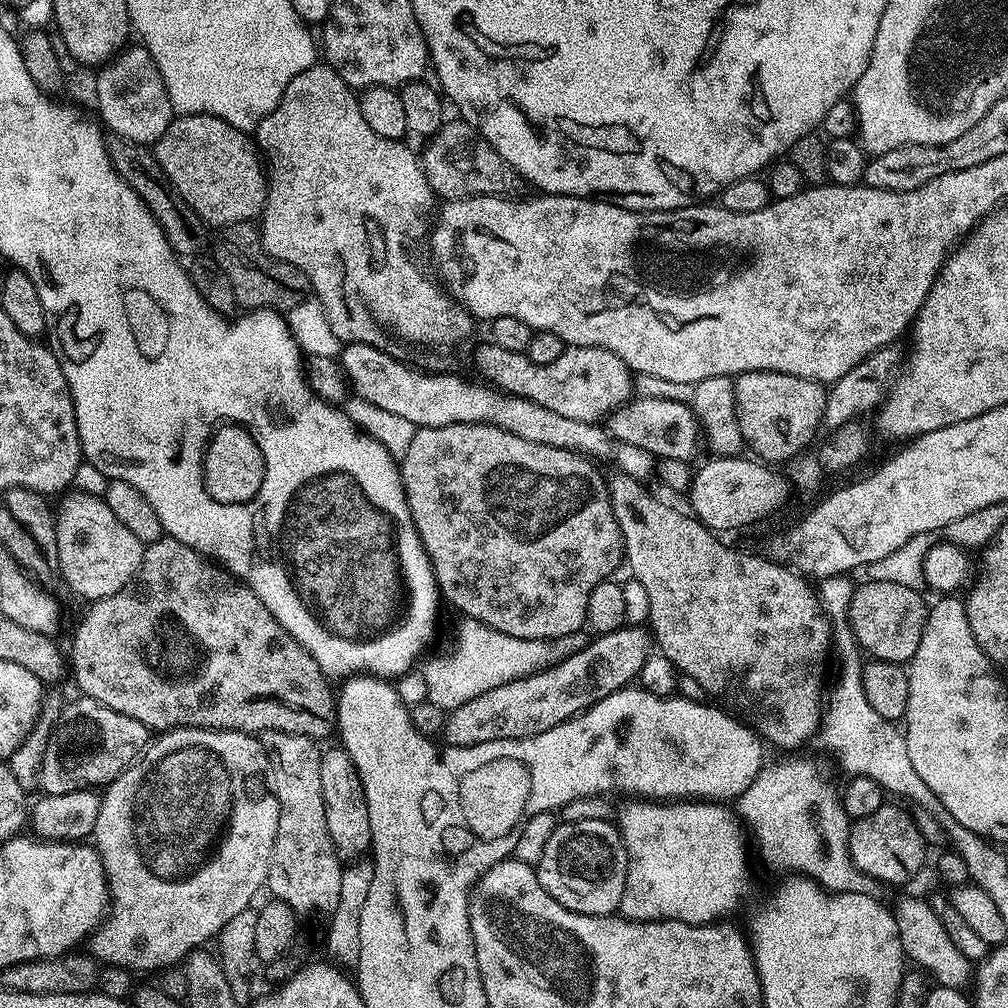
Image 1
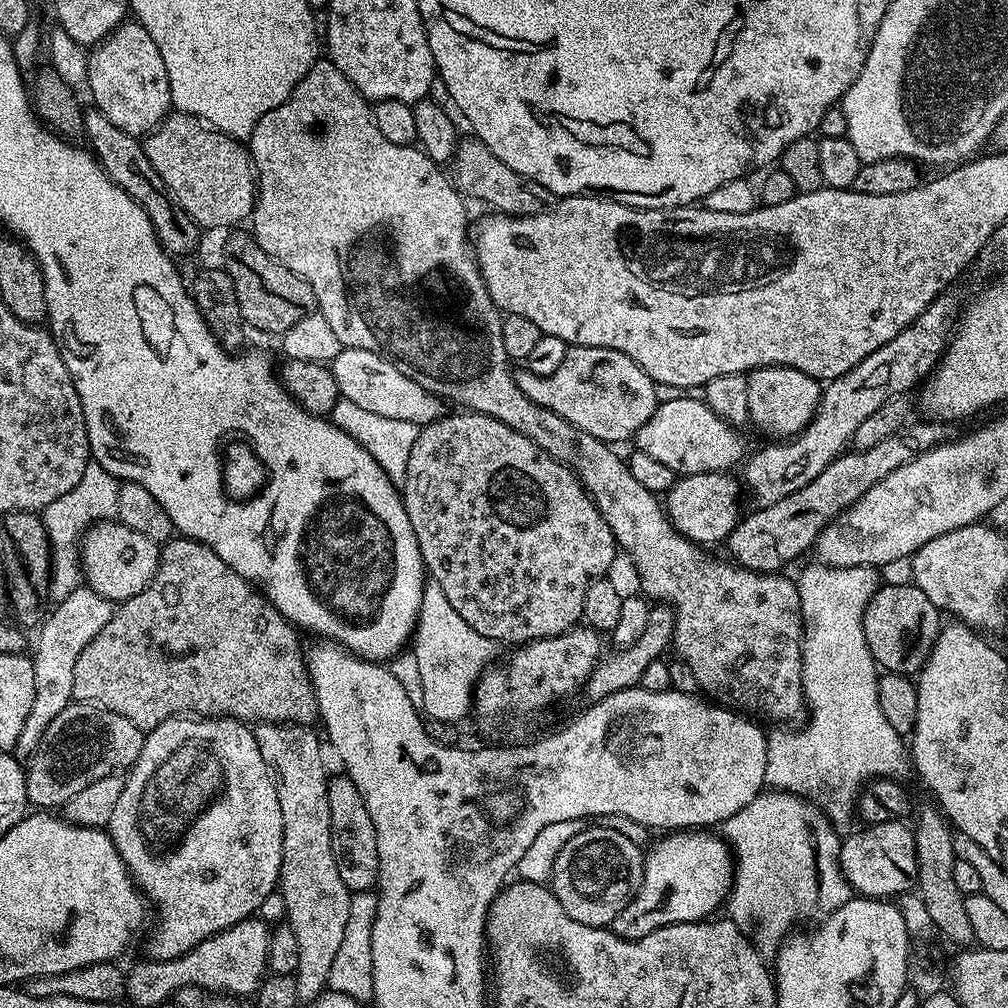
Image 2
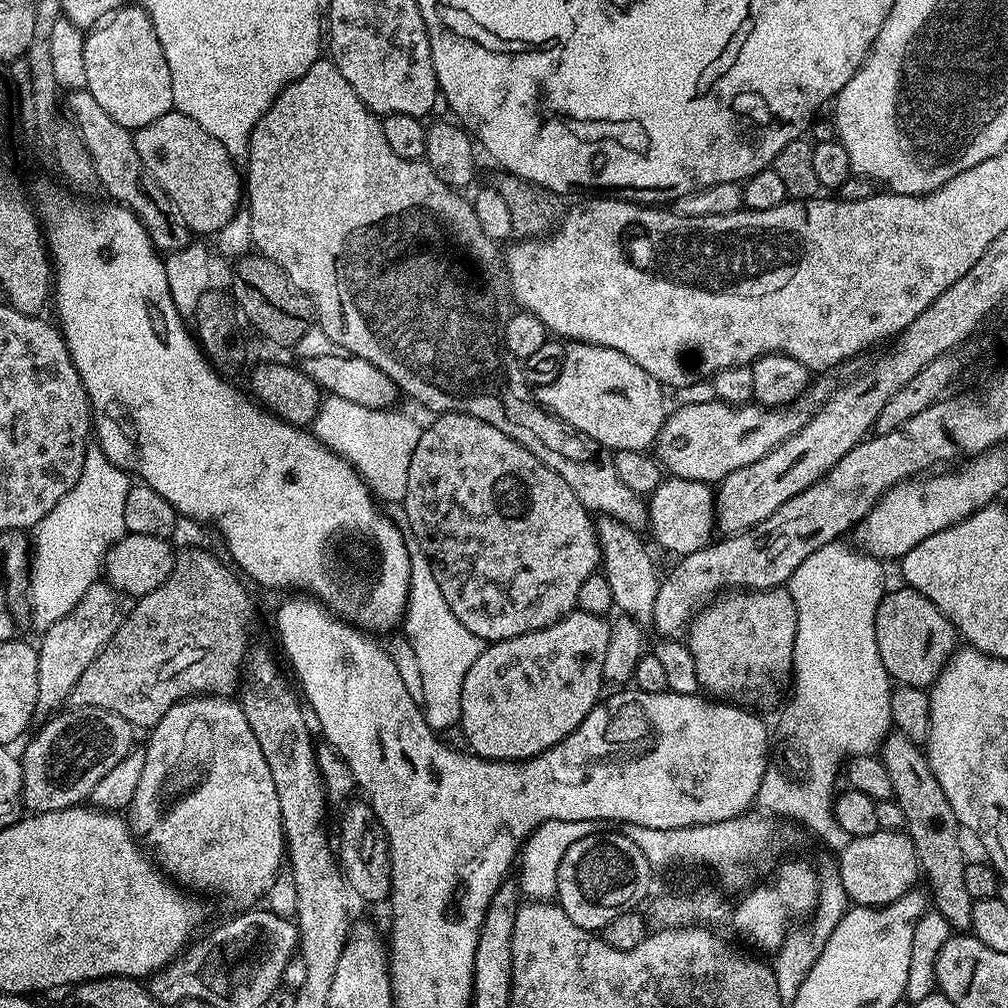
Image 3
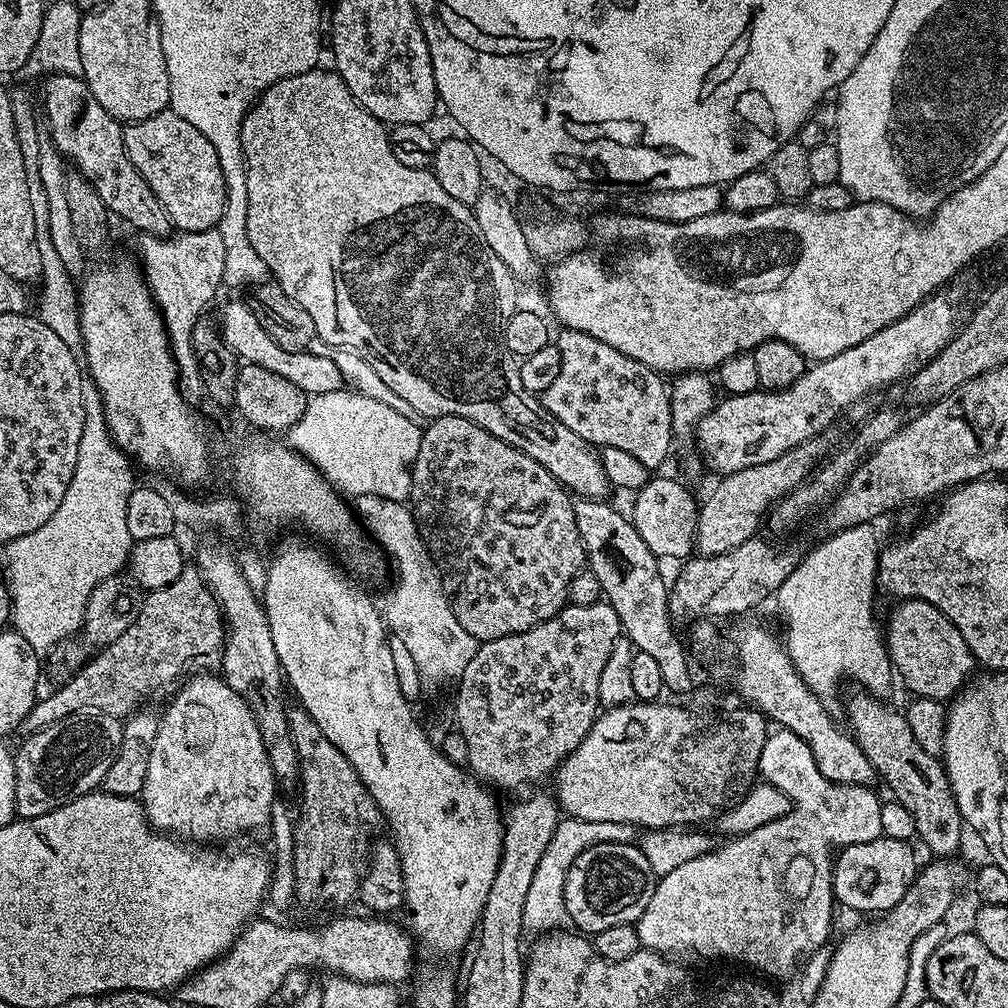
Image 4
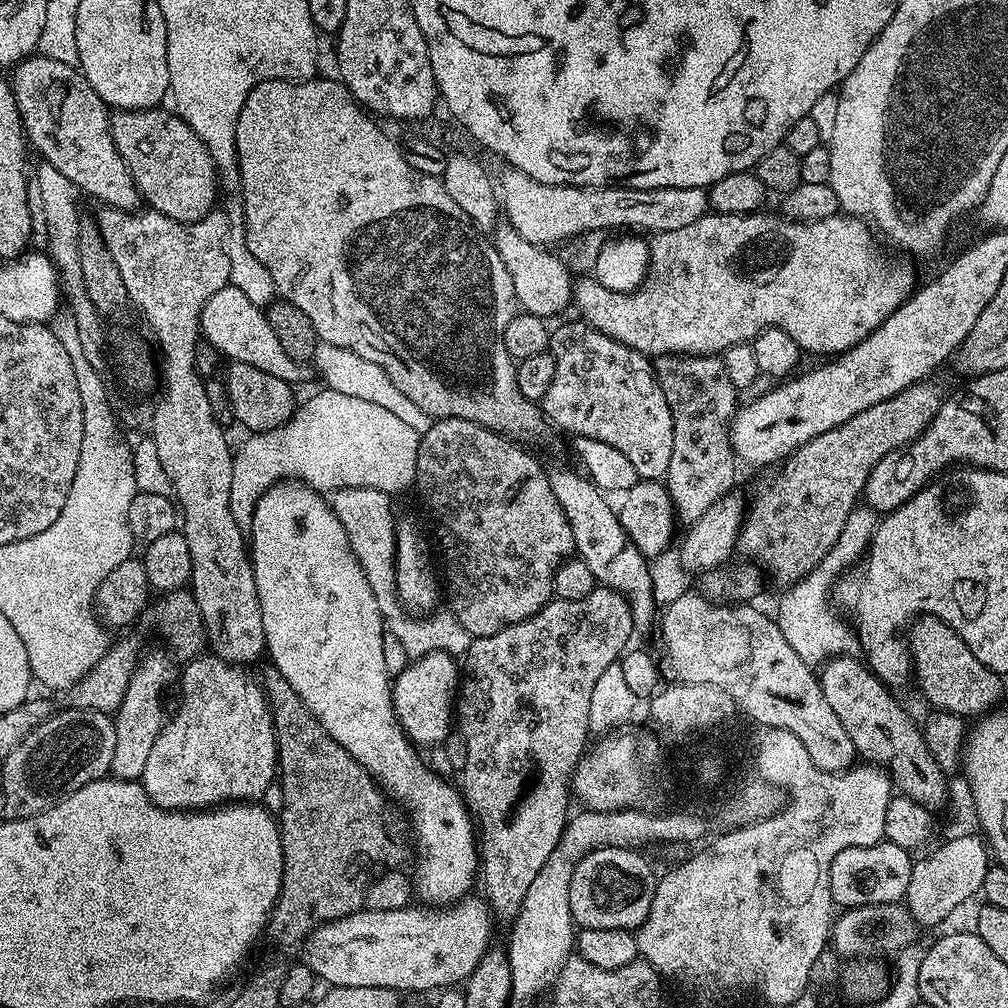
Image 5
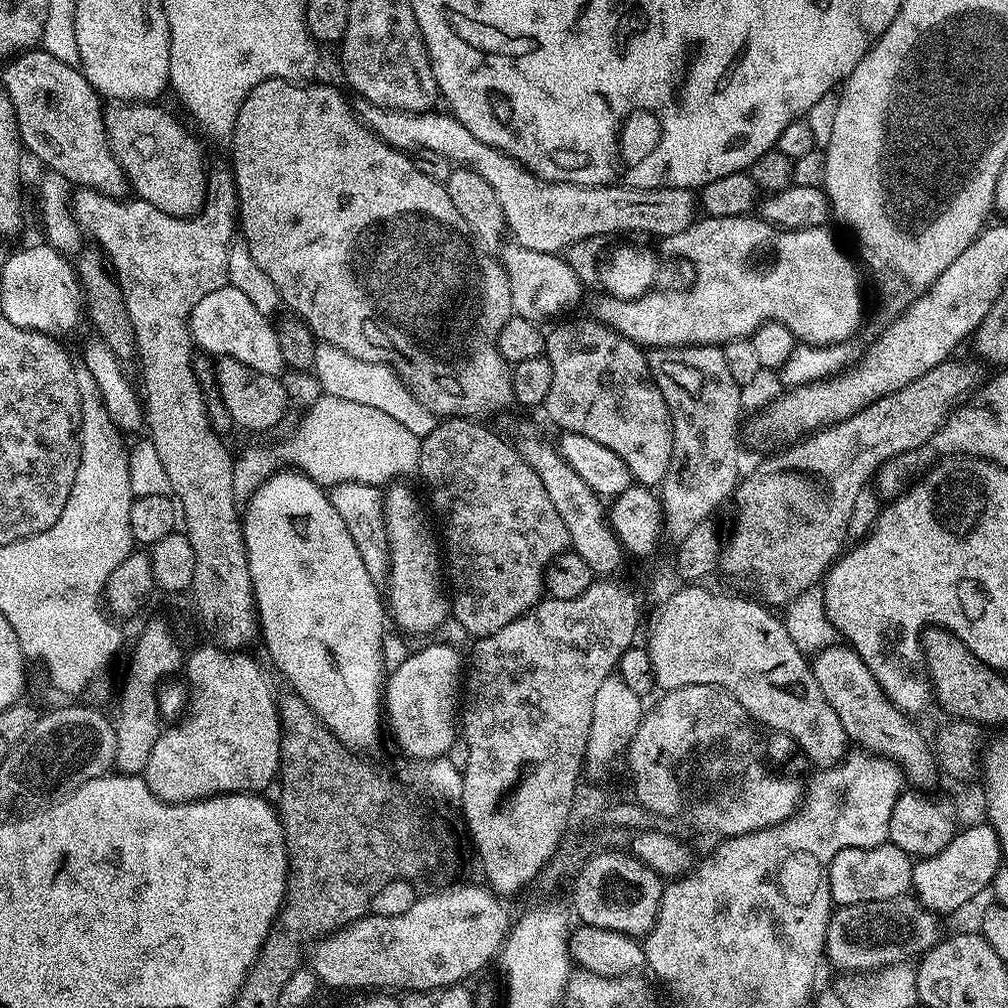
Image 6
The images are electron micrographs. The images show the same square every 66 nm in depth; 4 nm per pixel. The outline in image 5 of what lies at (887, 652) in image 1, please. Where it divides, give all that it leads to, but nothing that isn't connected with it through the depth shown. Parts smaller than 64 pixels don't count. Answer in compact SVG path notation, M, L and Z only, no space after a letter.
M929 615L919 617L913 624L916 625L908 636L907 651L911 663L912 660L916 663L916 684L921 694L933 704L933 709L965 718L979 718L1003 701L1000 700L1004 696L1001 673L991 672L985 661L974 658L970 646L962 642L949 624Z

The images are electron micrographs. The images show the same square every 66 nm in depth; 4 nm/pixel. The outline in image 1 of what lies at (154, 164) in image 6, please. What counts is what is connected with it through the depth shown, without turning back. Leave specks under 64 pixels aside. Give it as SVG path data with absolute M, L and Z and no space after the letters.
M177 115L166 134L156 141L154 155L158 166L162 166L166 178L172 183L172 189L213 229L227 228L229 224L246 224L263 213L268 181L262 157L249 133L239 132L222 118Z

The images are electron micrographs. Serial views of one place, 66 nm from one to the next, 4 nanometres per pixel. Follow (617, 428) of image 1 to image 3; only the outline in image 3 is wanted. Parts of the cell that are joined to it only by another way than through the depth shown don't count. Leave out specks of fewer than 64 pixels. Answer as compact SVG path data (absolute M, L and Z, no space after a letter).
M824 378L809 387L807 393L794 401L793 404L783 406L765 406L755 402L741 404L726 404L723 400L717 398L712 402L702 402L701 404L681 403L676 409L677 412L669 411L664 418L664 425L660 431L660 436L656 439L654 445L655 455L658 457L661 465L668 468L673 477L677 480L697 480L703 484L715 485L721 480L738 470L742 466L750 466L750 462L758 462L758 458L766 458L770 450L774 450L786 438L798 434L802 426L814 415L820 405L828 401L830 387L824 381Z

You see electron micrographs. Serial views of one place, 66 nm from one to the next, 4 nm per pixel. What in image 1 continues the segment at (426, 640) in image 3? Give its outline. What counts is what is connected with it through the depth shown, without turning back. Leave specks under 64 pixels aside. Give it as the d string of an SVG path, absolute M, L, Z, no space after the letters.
M464 618L459 622L461 624L457 626L446 650L434 653L420 668L426 682L427 701L440 706L445 712L465 705L487 690L560 664L564 658L584 649L588 641L583 631L556 639L522 639L502 634L477 620Z

